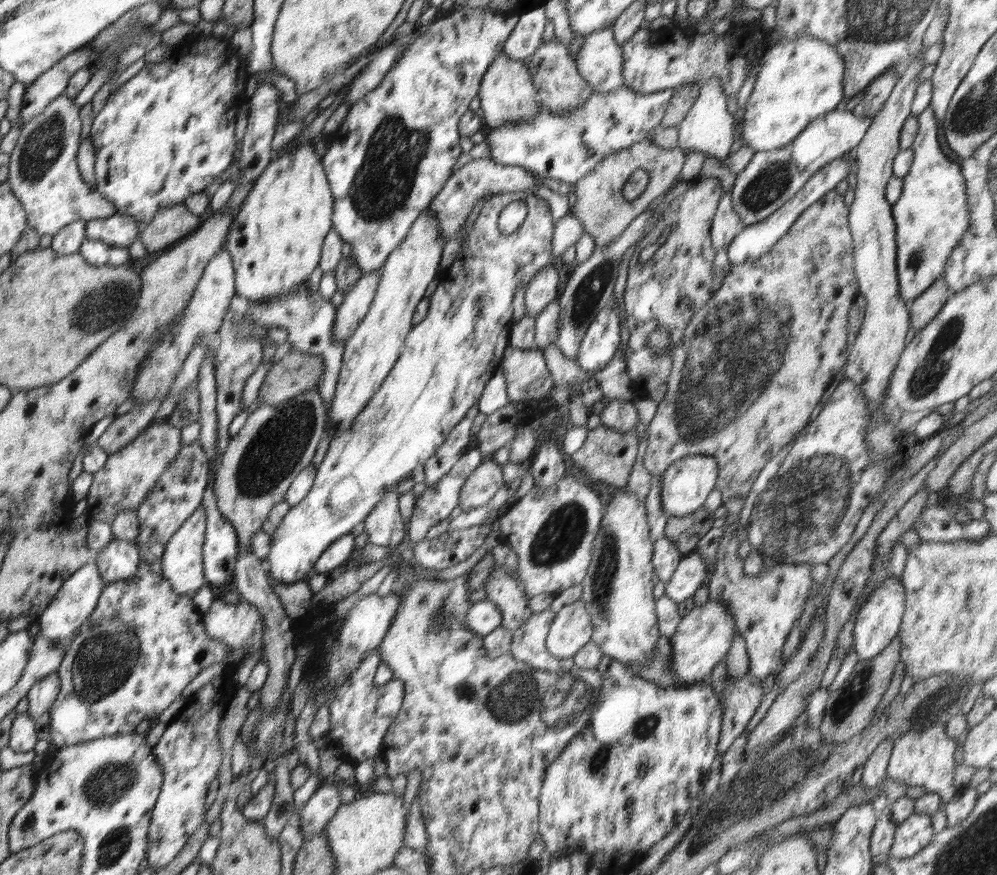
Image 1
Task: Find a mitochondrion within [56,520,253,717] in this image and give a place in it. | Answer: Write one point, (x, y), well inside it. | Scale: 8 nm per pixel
(105, 660)

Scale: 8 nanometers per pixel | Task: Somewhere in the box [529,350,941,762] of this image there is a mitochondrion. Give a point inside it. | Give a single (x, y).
(809, 503)

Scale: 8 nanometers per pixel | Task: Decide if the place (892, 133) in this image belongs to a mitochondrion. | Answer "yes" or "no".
no

